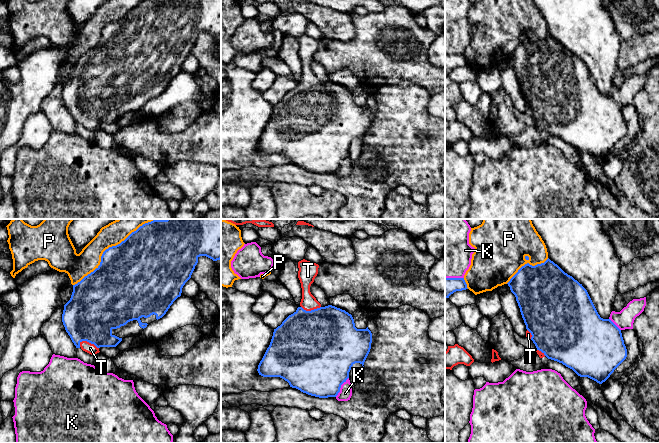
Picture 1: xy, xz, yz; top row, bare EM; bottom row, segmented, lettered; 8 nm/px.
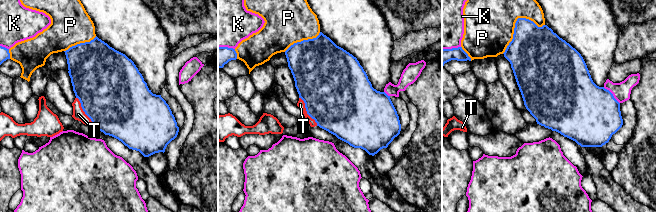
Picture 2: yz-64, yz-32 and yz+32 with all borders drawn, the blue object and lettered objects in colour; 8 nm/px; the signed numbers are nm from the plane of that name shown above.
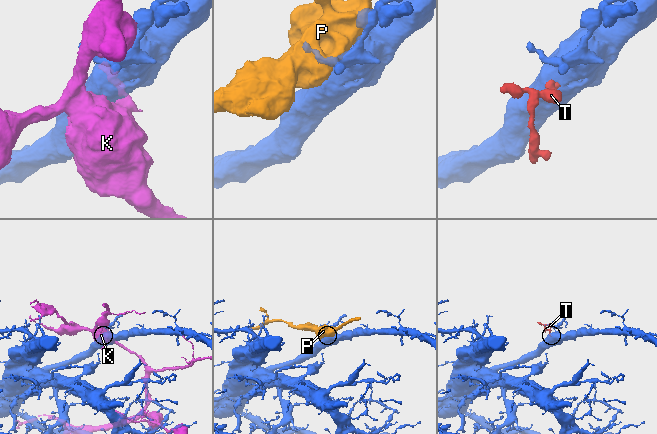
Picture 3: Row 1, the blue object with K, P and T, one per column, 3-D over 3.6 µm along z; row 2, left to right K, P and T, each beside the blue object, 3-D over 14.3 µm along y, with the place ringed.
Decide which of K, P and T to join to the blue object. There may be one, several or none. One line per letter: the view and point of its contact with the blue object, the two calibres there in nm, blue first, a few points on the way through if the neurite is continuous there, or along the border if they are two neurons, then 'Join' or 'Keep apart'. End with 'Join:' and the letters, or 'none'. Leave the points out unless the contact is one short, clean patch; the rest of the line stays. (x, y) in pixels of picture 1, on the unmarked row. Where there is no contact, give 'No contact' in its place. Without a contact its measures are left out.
K: Touches blue at xz (340, 163). Thickness 480 nm (blue) against 100 nm. Keep apart
P: Touches blue at xy (104, 27). Thickness 460 nm (blue) against 200 nm. Keep apart
T: Touches blue at xy (89, 118). Thickness 420 nm (blue) against 80 nm. Path across: xy (92, 88), (89, 118), (90, 124). Join
Join: T

